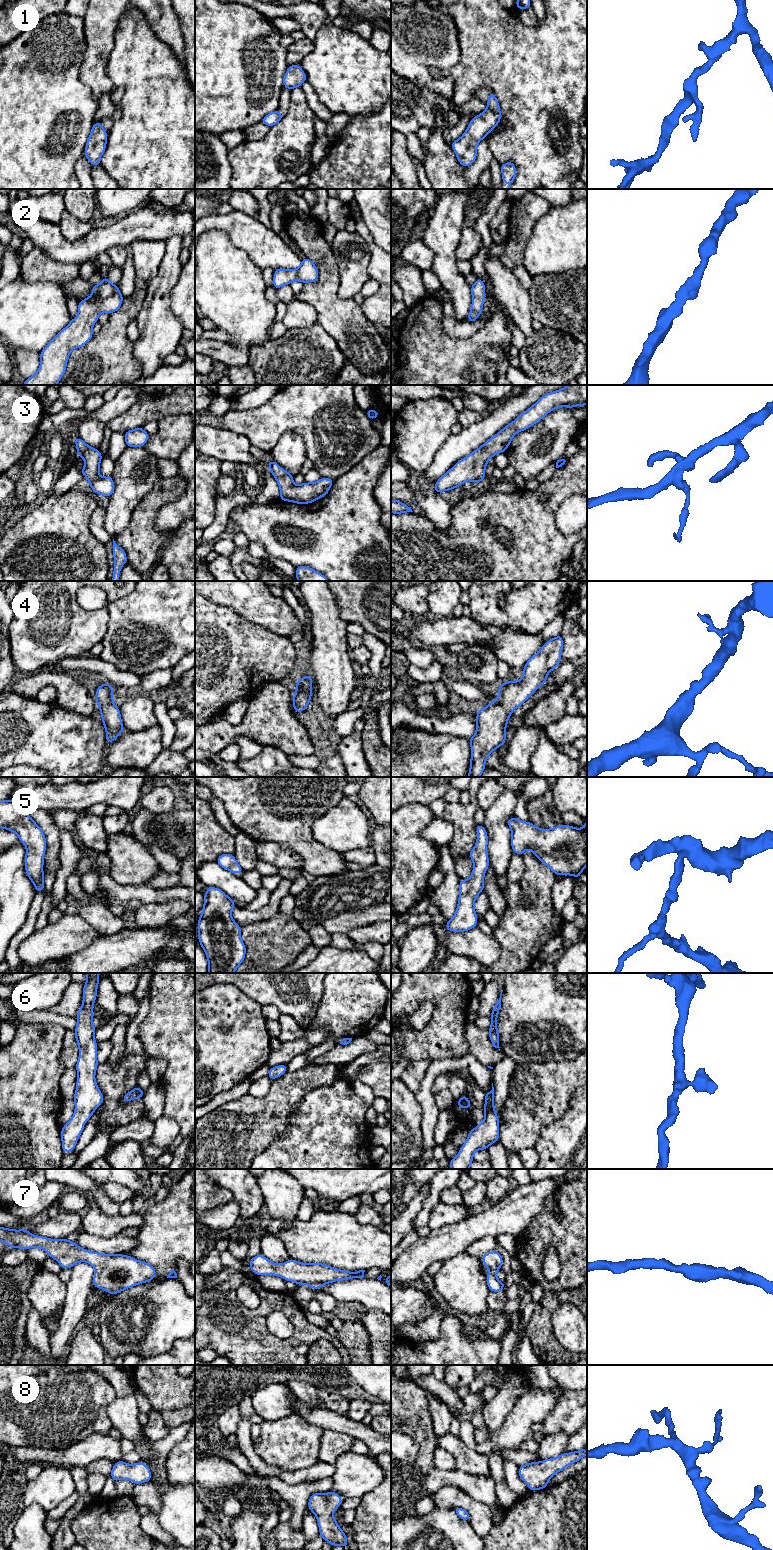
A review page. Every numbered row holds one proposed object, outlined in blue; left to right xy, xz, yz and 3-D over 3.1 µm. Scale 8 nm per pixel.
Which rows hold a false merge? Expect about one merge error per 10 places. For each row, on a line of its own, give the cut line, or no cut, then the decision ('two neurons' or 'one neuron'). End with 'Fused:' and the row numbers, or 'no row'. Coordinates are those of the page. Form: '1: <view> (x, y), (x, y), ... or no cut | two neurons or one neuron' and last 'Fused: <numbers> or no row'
1: no cut | one neuron
2: no cut | one neuron
3: no cut | one neuron
4: no cut | one neuron
5: no cut | one neuron
6: no cut | one neuron
7: no cut | one neuron
8: no cut | one neuron
Fused: no row

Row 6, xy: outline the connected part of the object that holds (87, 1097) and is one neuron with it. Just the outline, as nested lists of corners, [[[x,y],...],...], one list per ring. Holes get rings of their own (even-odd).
[[[86,973],[87,981],[83,986],[82,1007],[76,1018],[77,1026],[74,1030],[79,1058],[75,1066],[78,1077],[73,1101],[75,1111],[72,1118],[61,1129],[62,1150],[64,1153],[72,1152],[79,1136],[84,1130],[84,1123],[91,1118],[96,1108],[104,1100],[102,1092],[95,1080],[98,1067],[97,1042],[94,1033],[97,1028],[93,1025],[93,1005],[97,997],[97,988],[100,973]]]

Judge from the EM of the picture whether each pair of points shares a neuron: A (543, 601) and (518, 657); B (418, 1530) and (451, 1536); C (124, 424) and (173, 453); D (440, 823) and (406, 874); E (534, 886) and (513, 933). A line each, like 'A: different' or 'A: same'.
A: different
B: same
C: different
D: different
E: same

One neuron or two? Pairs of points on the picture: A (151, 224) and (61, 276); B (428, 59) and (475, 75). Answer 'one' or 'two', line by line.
A: two
B: two

